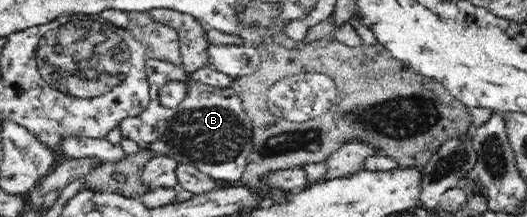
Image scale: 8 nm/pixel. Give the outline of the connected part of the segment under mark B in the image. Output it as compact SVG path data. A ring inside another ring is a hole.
M147 59L145 71L150 85L150 105L135 118L123 119L116 125L122 139L138 143L154 156L164 155L176 160L179 165L194 166L210 177L222 181L241 179L252 148L252 122L245 114L236 91L190 81L186 71L168 62ZM170 81L190 84L188 95L184 95L178 109L165 107L158 99L160 89Z

